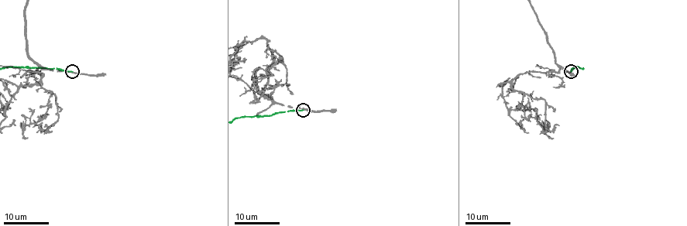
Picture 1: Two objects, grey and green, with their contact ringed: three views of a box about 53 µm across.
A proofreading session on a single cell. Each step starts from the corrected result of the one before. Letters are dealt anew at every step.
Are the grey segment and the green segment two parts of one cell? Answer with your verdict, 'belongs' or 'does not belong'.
does not belong

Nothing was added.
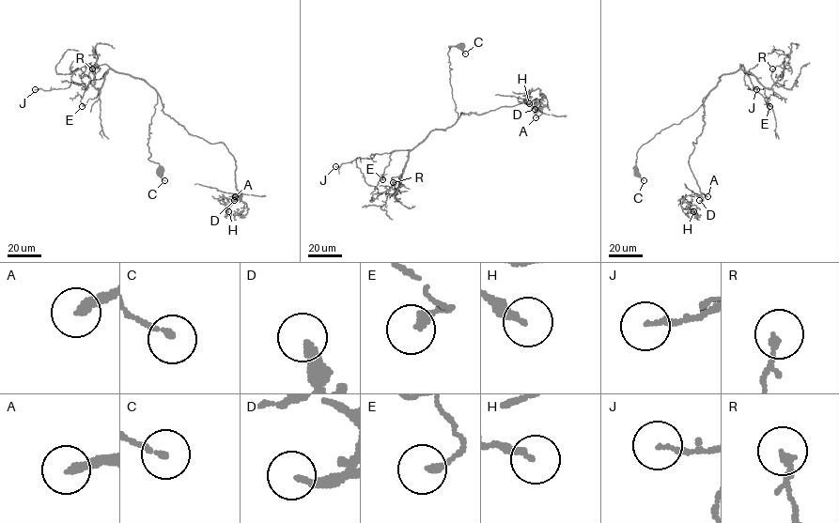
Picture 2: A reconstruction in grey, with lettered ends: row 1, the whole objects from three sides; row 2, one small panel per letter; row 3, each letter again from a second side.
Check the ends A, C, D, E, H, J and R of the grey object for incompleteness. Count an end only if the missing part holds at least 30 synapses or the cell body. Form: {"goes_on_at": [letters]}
{"goes_on_at": ["A", "D"]}

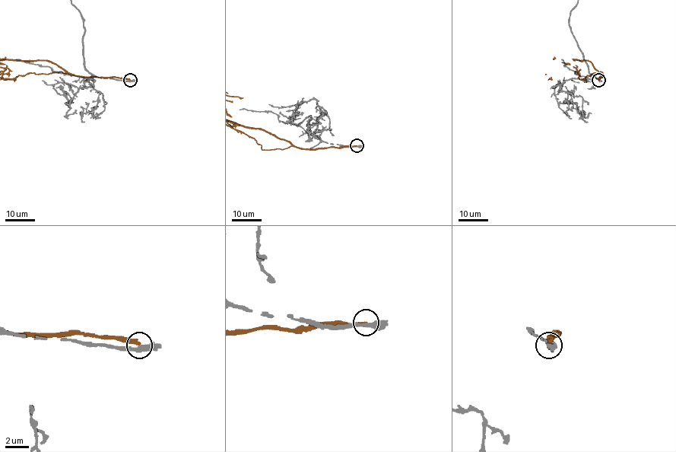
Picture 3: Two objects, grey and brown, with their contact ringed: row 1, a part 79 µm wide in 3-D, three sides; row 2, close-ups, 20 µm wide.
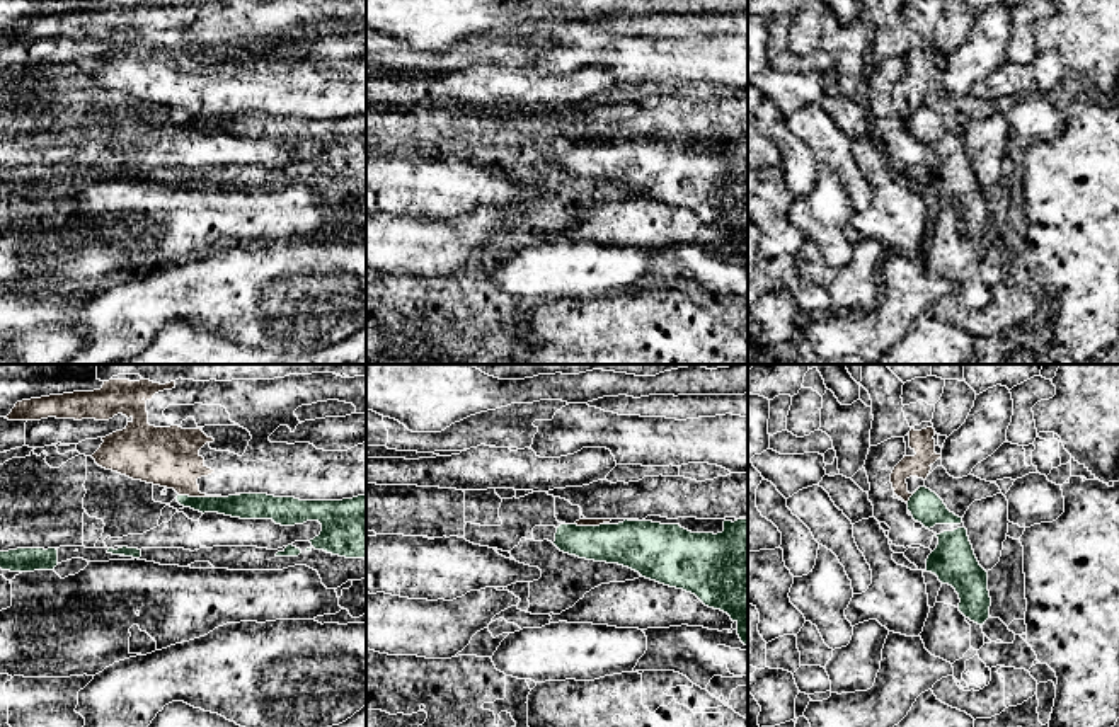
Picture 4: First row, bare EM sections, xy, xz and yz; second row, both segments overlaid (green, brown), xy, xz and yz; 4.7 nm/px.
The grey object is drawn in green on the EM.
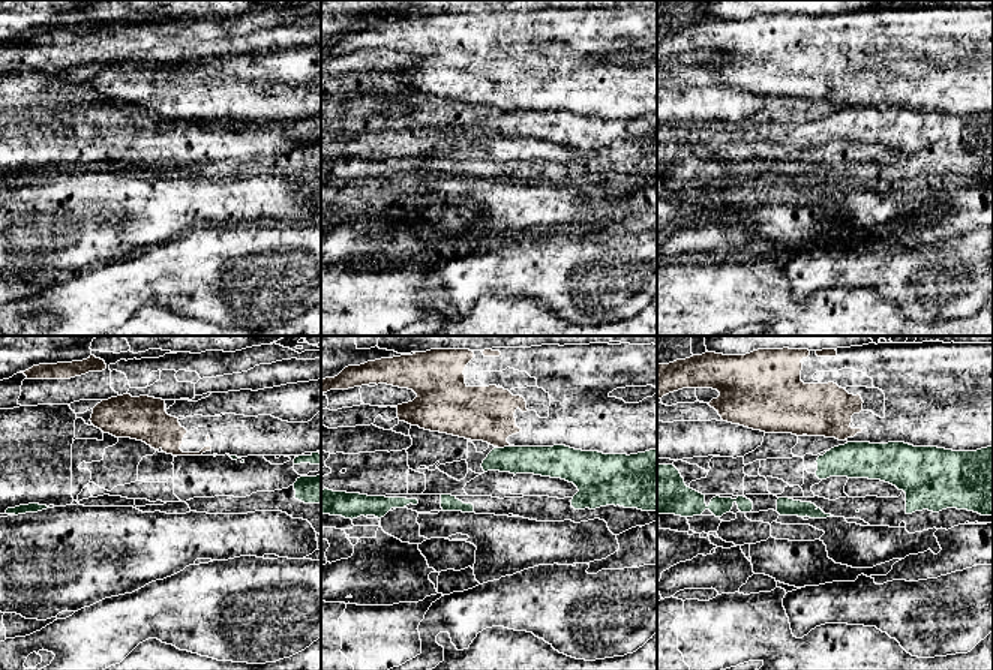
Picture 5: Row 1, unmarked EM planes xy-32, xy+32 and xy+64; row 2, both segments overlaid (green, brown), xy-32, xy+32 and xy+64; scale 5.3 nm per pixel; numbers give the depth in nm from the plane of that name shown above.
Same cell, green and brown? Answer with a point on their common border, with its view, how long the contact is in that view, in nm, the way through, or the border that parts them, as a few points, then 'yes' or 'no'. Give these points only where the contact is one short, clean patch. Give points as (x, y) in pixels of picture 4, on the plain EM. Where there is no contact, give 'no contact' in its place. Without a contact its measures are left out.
meets green in xy at (200, 116); contact 200 nm long; border along xy (179, 113), (220, 116); no

